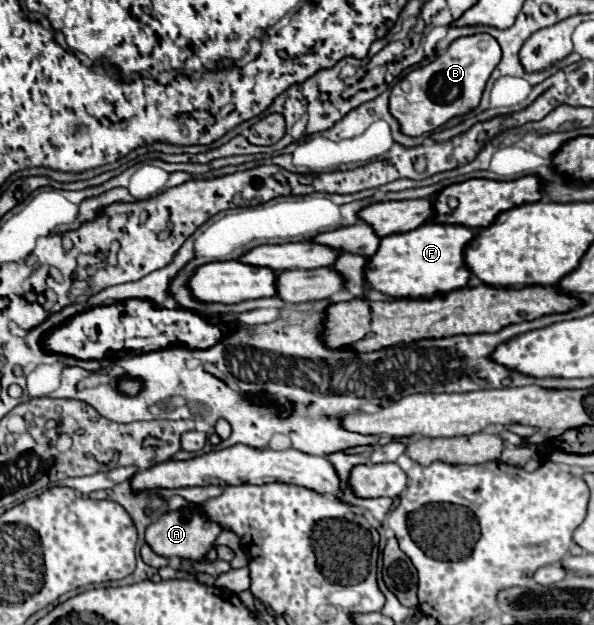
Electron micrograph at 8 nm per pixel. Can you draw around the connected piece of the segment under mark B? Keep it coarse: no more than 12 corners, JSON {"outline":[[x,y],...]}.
{"outline":[[489,34],[403,76],[389,112],[407,136],[479,106],[501,60]]}

